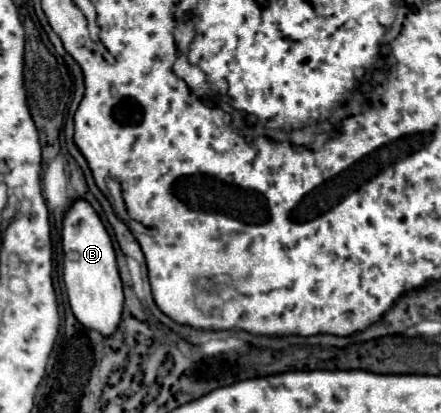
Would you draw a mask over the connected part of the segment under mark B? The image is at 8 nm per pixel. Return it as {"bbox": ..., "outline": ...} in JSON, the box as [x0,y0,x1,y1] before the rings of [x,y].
{"bbox":[63,199,123,337],"outline":[[[79,199],[67,211],[63,219],[63,281],[67,287],[69,305],[75,319],[85,327],[99,331],[103,337],[111,337],[121,321],[123,311],[123,287],[117,271],[115,251],[109,233],[105,231],[95,209]]]}

